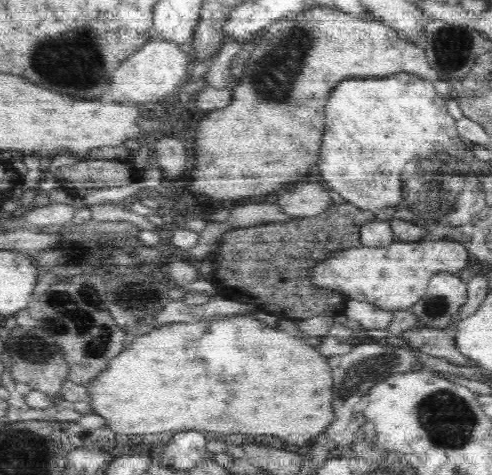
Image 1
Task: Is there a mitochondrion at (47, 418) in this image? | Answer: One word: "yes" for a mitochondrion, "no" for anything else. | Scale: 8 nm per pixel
no

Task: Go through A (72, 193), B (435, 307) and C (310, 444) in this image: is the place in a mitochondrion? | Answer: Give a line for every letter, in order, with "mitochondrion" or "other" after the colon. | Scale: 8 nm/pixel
A: other
B: mitochondrion
C: other

